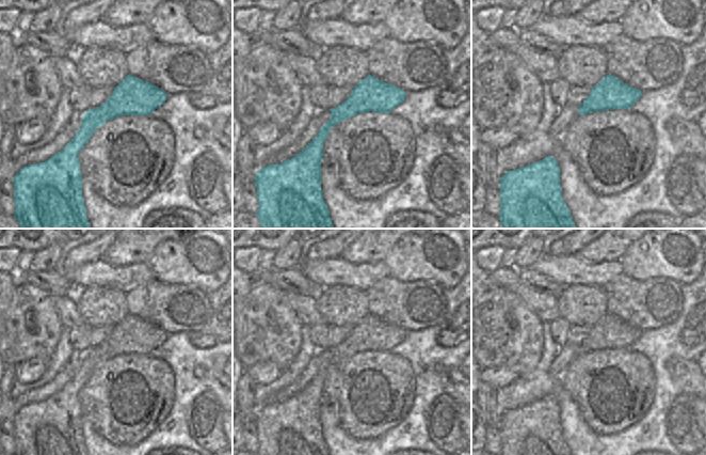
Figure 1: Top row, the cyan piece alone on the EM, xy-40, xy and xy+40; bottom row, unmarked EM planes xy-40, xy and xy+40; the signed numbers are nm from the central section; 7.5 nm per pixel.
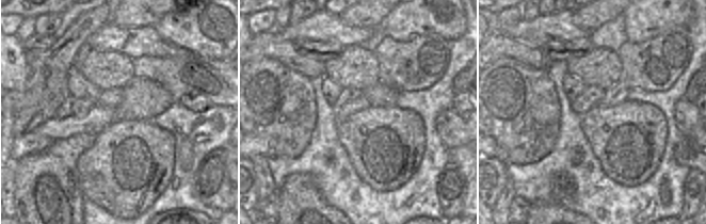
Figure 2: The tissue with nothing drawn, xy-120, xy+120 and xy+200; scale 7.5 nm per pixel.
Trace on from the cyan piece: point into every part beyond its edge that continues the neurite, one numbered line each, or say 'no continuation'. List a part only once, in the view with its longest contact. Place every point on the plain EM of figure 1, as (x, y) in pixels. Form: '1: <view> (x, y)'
no continuation

